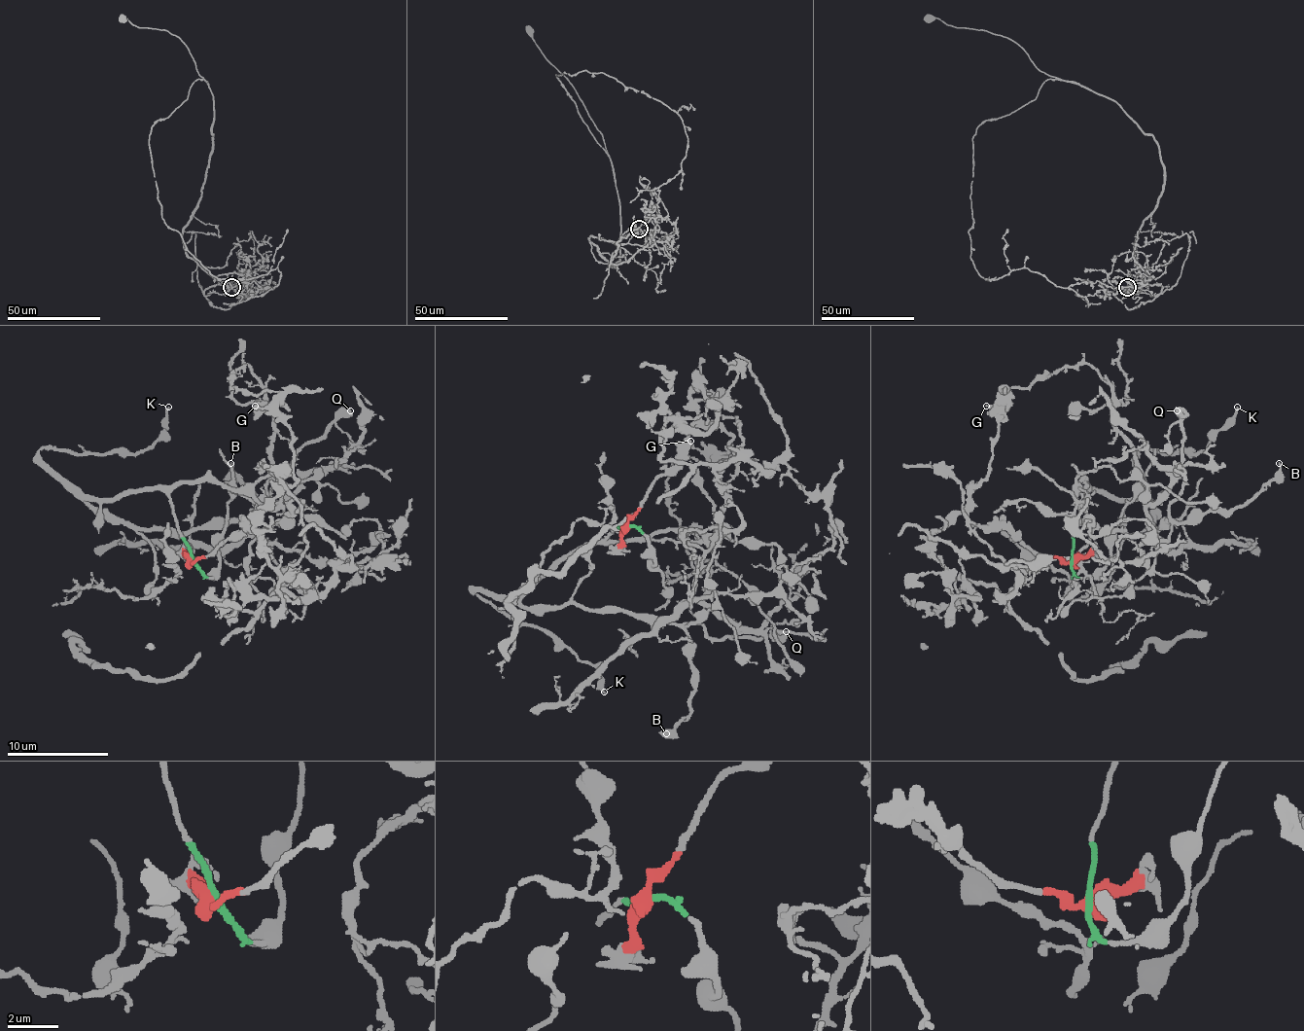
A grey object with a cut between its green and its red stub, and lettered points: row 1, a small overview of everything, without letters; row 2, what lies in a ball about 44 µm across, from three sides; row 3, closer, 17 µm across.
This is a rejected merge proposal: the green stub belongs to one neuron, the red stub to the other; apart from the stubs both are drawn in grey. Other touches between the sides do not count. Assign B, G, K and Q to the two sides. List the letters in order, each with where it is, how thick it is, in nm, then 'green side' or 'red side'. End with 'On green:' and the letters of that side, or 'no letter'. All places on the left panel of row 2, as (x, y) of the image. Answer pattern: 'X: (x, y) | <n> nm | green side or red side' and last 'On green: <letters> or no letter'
B: (230, 463) | 190 nm | green side
G: (255, 406) | 240 nm | red side
K: (168, 407) | 180 nm | green side
Q: (350, 410) | 600 nm | green side
On green: B, K, Q

